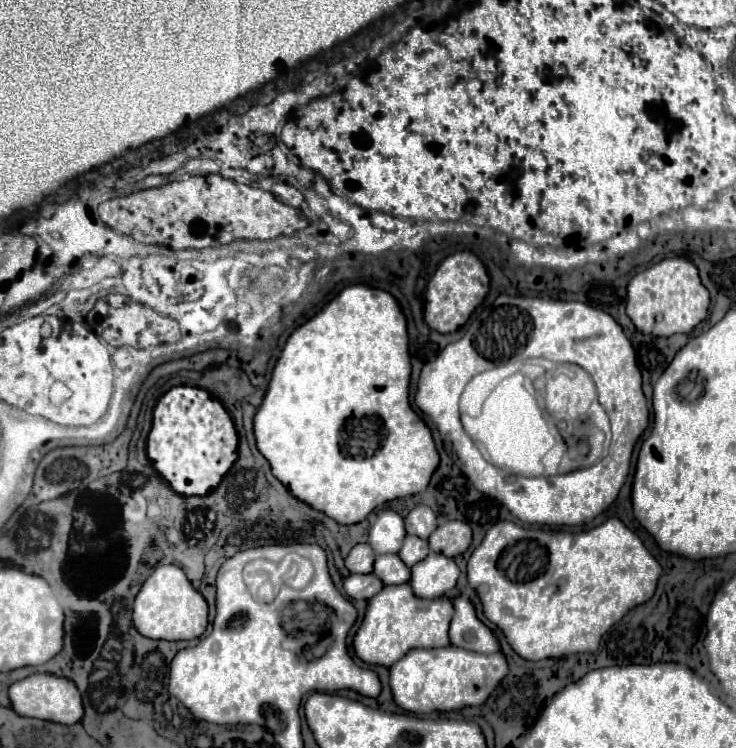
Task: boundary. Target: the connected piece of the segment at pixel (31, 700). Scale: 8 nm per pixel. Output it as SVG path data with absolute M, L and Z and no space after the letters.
M50 674L28 676L20 682L14 682L8 694L10 694L14 712L24 718L40 718L40 720L48 720L56 724L76 724L82 720L82 714L84 714L82 698L80 698L76 684L64 678L58 678L58 676L50 676Z

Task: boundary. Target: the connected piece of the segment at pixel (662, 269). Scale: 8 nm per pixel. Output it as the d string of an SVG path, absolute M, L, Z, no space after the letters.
M666 258L642 272L638 272L628 284L626 314L634 322L636 330L652 336L688 334L708 314L710 294L702 286L698 270L686 258Z

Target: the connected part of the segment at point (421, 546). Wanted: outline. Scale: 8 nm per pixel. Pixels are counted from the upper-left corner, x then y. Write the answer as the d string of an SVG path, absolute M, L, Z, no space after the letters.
M406 536L404 546L402 546L402 550L398 552L400 560L402 560L408 568L412 568L416 562L424 560L428 554L430 554L428 542L426 542L426 540L420 540L418 536Z

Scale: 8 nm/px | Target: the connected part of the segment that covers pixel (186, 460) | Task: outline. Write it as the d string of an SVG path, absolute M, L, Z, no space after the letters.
M176 386L168 390L154 408L146 454L156 472L182 496L210 494L236 460L238 436L224 406L202 388Z

